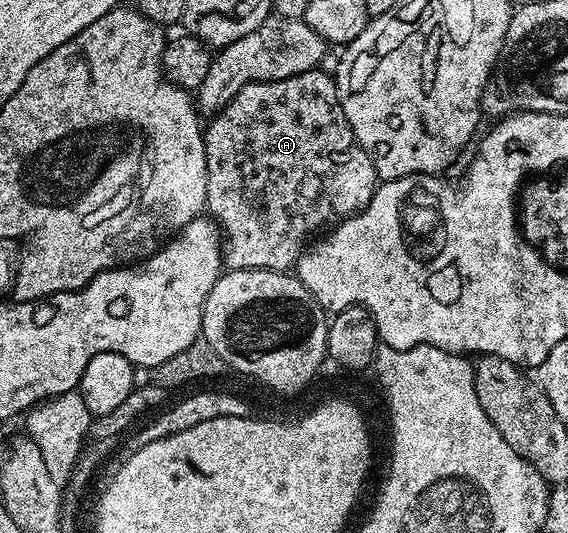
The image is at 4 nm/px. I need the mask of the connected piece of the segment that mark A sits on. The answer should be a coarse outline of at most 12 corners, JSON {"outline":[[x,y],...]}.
{"outline":[[322,69],[205,128],[226,271],[289,272],[380,180]]}

